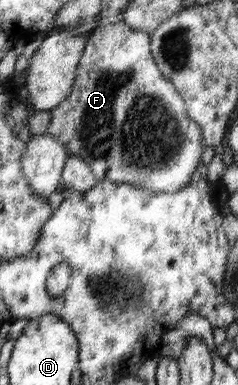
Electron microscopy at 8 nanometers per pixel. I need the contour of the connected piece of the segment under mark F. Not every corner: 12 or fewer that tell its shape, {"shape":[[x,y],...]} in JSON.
{"shape":[[91,32],[46,134],[98,181],[188,186],[204,148],[152,36]]}

